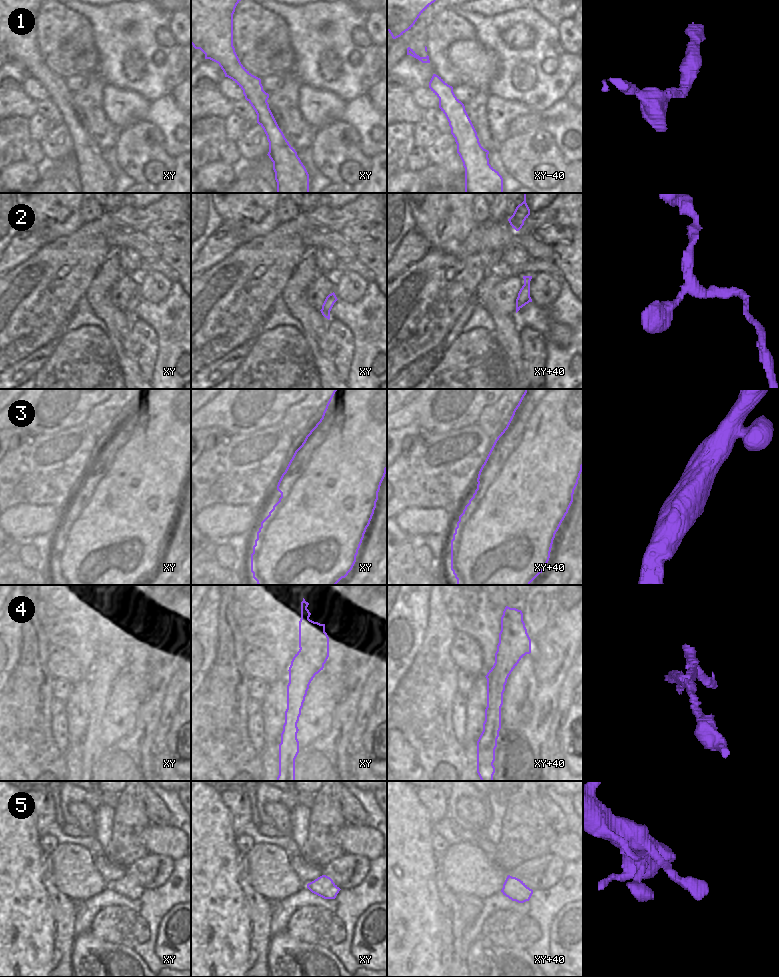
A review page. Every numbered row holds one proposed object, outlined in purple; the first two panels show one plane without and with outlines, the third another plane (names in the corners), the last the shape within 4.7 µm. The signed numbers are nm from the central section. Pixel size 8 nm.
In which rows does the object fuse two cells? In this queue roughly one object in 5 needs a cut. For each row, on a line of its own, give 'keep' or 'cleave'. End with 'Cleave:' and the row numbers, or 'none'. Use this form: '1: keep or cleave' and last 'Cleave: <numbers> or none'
1: keep
2: keep
3: keep
4: cleave
5: keep
Cleave: 4

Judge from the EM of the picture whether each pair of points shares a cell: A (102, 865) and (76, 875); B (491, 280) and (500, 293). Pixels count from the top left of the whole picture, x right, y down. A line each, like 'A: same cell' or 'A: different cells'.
A: different cells
B: different cells

